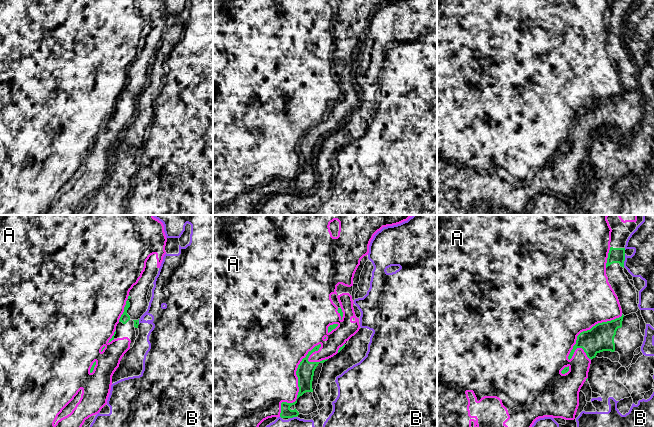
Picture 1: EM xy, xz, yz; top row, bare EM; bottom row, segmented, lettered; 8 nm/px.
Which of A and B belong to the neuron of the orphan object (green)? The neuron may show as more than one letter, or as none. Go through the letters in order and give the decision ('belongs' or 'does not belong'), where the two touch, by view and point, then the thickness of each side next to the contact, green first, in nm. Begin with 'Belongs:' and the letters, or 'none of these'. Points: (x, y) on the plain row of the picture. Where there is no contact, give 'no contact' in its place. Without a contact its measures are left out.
Belongs: A
A: belongs; meets green in xz at (298, 160); 140 nm thick on the green side, 460 nm on the other
B: does not belong; meets green in yz at (624, 36); 130 nm thick on the green side, 200 nm on the other

